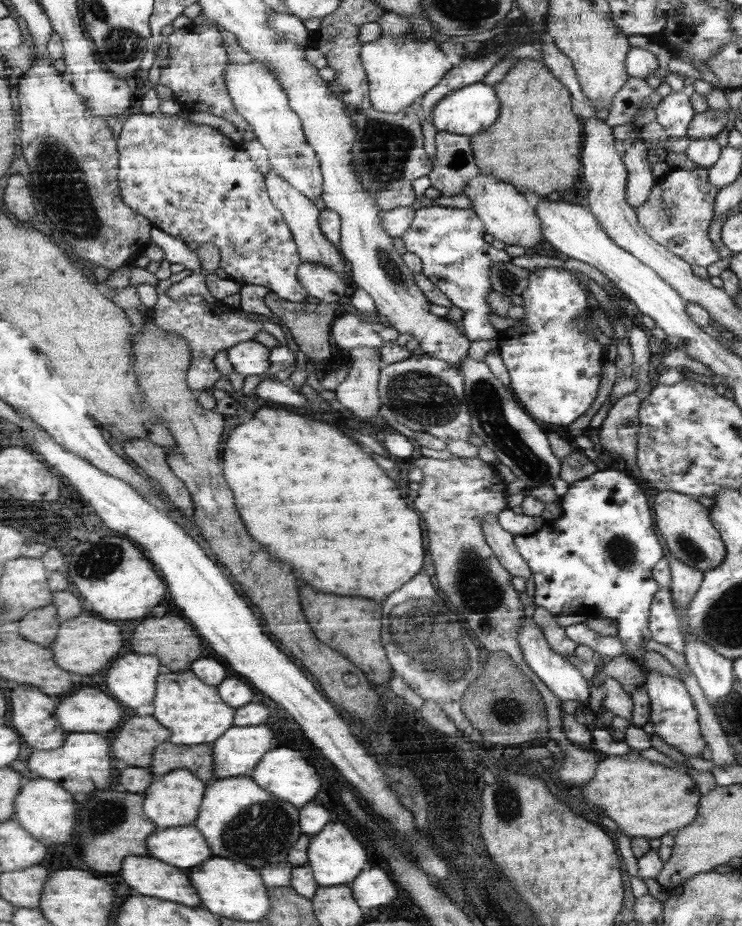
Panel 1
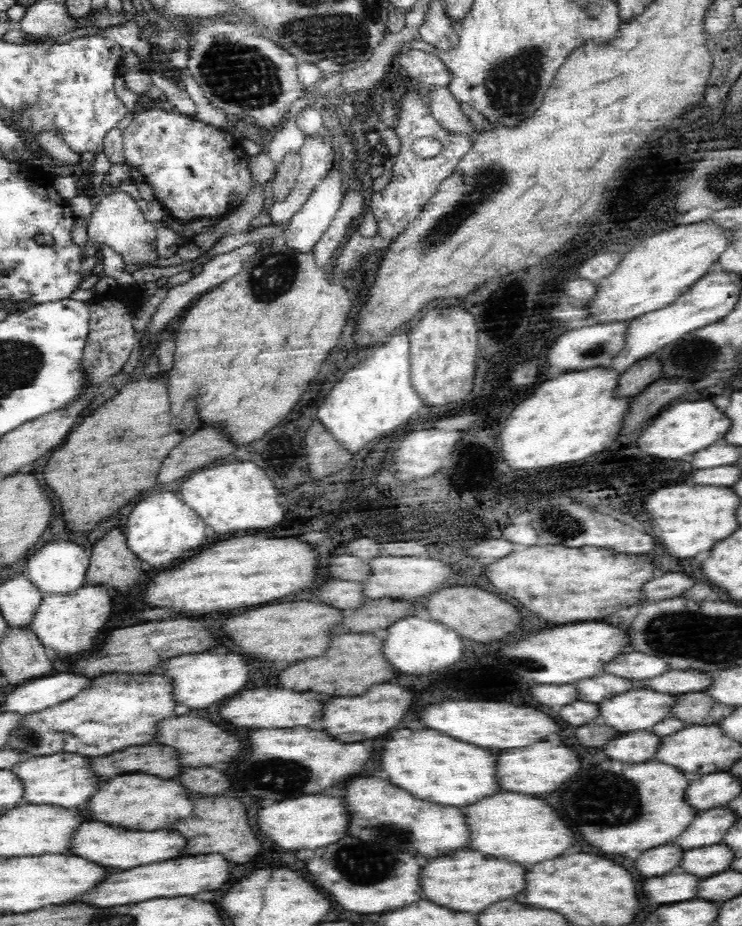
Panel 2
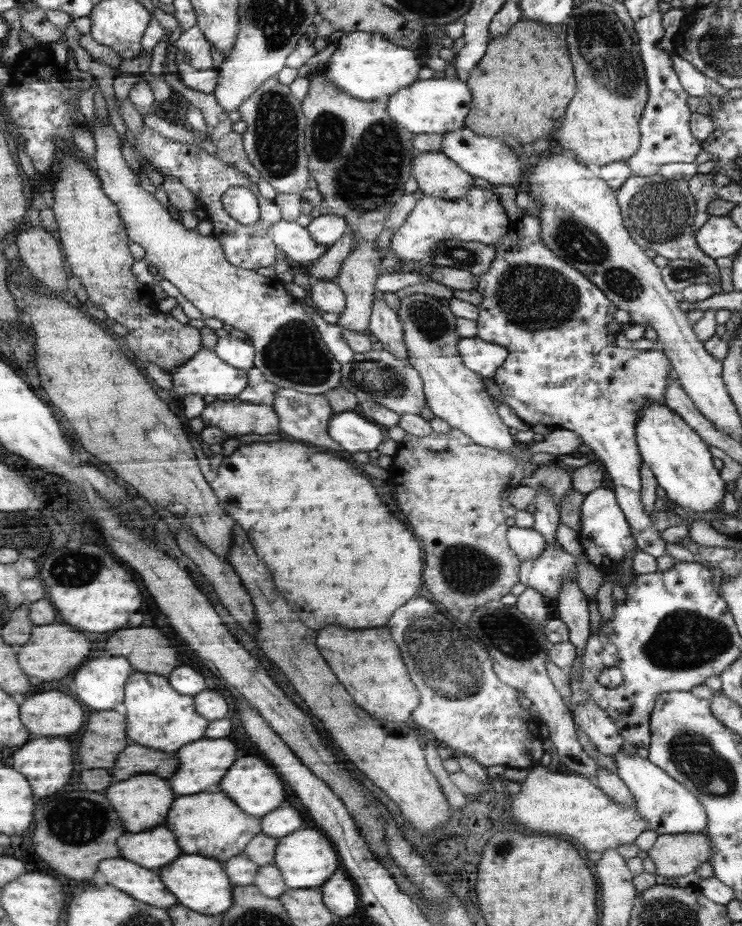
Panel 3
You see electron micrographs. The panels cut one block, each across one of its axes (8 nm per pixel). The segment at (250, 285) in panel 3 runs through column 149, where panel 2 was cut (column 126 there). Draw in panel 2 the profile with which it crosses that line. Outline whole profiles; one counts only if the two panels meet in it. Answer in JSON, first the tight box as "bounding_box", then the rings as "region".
{"bounding_box":[87,192,160,266],"region":[[[114,192],[104,196],[95,206],[87,227],[88,239],[94,243],[107,244],[118,254],[121,254],[126,265],[142,264],[142,266],[153,266],[152,262],[160,259],[156,250],[156,232],[152,222],[144,218],[140,206],[128,192]]]}

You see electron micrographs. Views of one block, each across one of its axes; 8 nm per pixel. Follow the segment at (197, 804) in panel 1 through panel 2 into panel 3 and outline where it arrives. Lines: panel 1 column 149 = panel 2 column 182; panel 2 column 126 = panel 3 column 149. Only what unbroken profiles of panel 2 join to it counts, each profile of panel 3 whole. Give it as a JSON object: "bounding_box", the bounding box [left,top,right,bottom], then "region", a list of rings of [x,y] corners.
{"bounding_box":[108,776,174,832],"region":[[[134,776],[132,780],[116,782],[108,790],[108,800],[112,798],[114,808],[120,808],[120,816],[124,824],[128,824],[130,832],[144,832],[150,830],[166,820],[166,814],[170,812],[170,804],[174,800],[174,792],[168,784],[168,780],[158,776]]]}

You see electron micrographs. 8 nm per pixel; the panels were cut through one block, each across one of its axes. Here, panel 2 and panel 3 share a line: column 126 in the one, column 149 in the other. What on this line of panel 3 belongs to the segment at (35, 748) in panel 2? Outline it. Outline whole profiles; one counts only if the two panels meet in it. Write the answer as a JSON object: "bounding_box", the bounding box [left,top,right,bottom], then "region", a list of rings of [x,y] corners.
{"bounding_box":[125,671,208,752],"region":[[[135,671],[125,687],[125,707],[128,734],[132,742],[148,748],[160,748],[164,752],[176,752],[186,742],[196,742],[208,732],[208,720],[194,710],[194,698],[178,694],[168,677],[159,673]]]}

